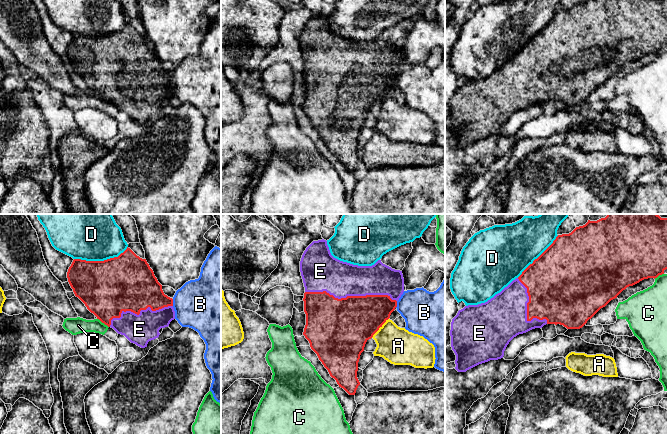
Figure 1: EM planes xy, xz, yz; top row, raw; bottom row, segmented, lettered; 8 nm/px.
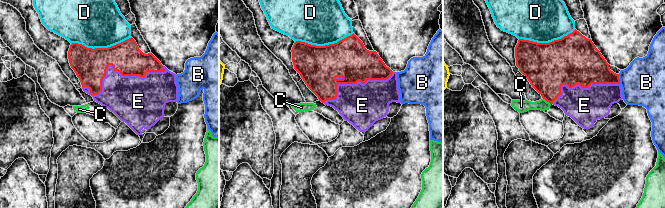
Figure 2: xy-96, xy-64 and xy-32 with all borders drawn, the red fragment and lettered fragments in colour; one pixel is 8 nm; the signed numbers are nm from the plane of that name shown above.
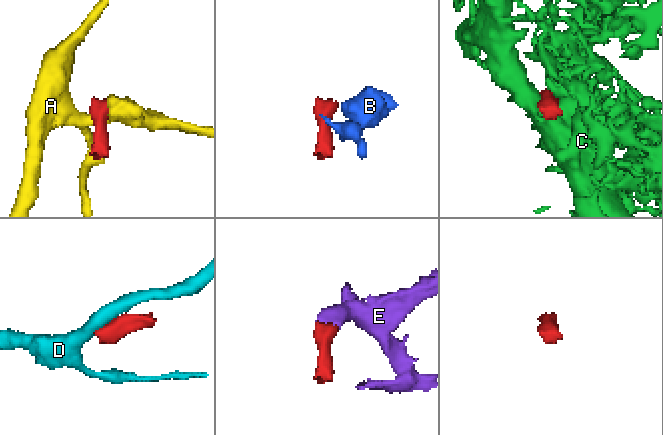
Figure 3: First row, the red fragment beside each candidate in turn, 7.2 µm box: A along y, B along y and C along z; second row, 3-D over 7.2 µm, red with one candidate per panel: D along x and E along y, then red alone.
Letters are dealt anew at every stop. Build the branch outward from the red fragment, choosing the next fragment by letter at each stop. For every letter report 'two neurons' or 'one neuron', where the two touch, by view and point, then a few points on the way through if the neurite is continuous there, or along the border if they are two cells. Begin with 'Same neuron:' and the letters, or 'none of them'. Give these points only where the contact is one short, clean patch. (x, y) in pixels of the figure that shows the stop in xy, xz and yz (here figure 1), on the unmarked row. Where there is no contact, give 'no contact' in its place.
Same neuron: E
A: two neurons; contact xz (379, 103); border xz (388, 94), (371, 113)
B: two neurons; contact xy (172, 78); border xy (172, 75), (173, 81)
C: two neurons; contact xy (103, 98)
D: two neurons; contact xy (101, 37)
E: one neuron; contact xz (351, 72)

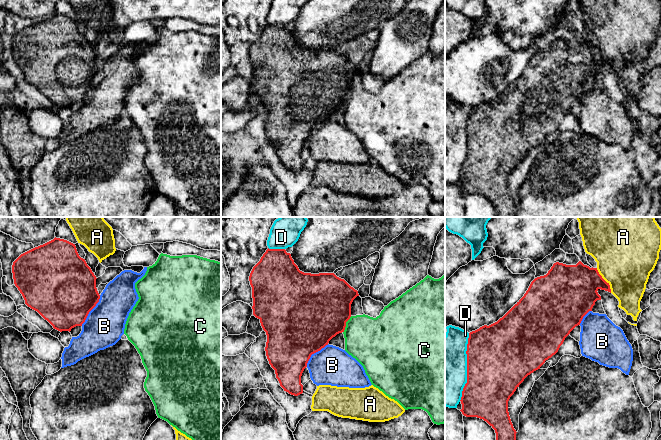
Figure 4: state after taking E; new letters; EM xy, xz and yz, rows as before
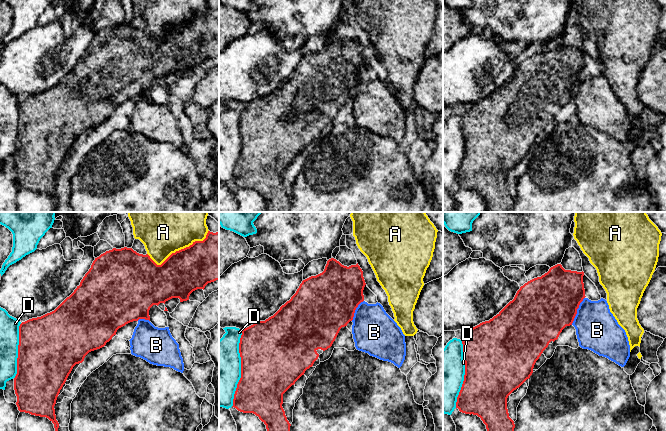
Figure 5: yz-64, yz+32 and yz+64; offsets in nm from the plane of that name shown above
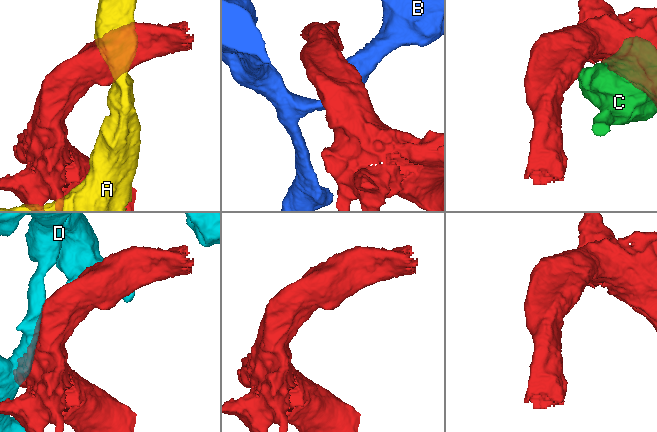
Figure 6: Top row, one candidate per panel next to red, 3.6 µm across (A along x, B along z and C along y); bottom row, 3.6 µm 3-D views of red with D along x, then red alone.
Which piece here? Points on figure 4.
Same neuron: none of them
A: two neurons; contact yz (604, 56)
B: two neurons; contact xy (91, 85); border xy (100, 71), (99, 77), (81, 101)
C: two neurons; contact xz (345, 100)
D: two neurons; contact yz (467, 143)

